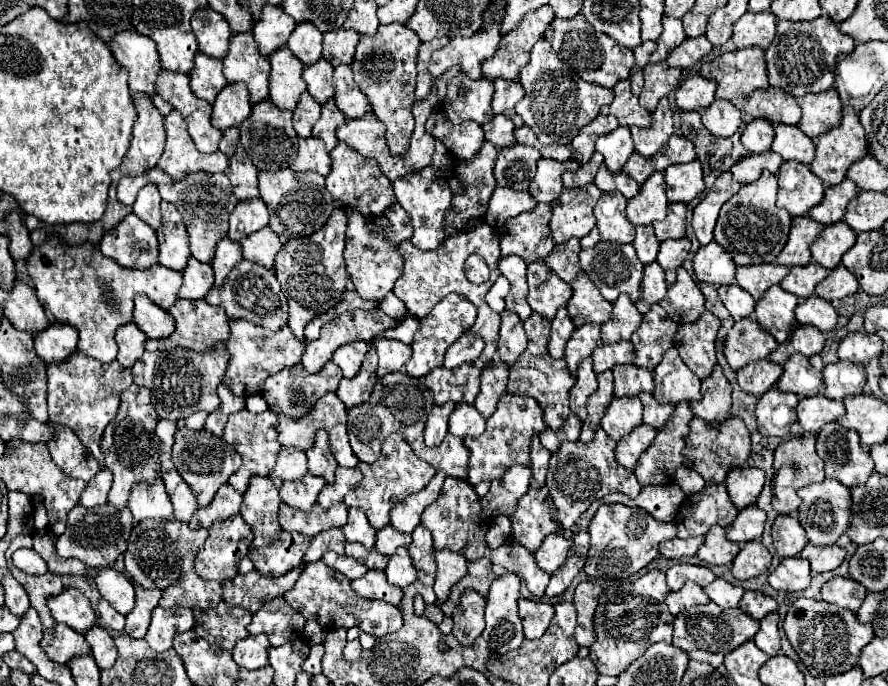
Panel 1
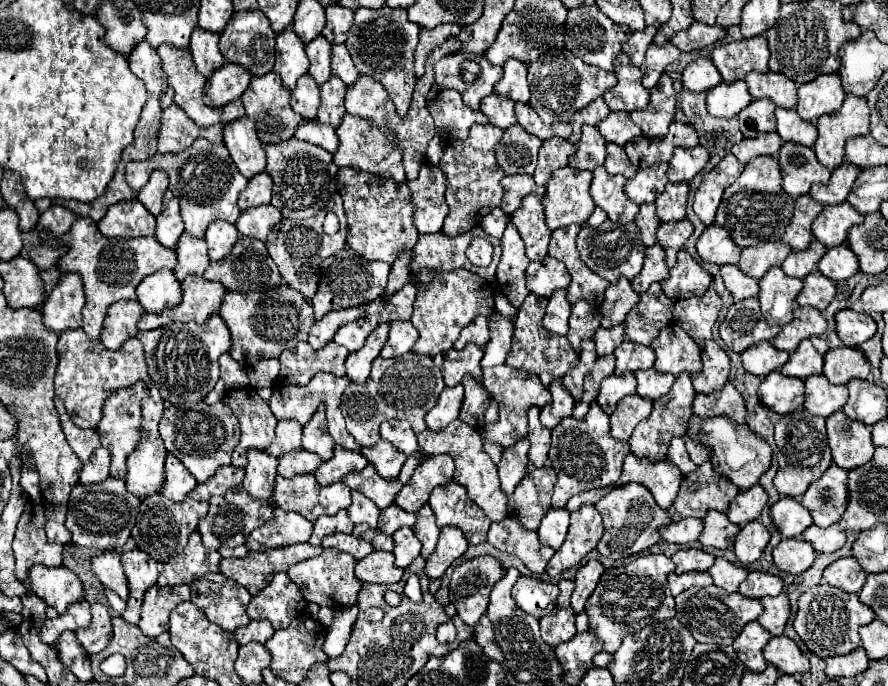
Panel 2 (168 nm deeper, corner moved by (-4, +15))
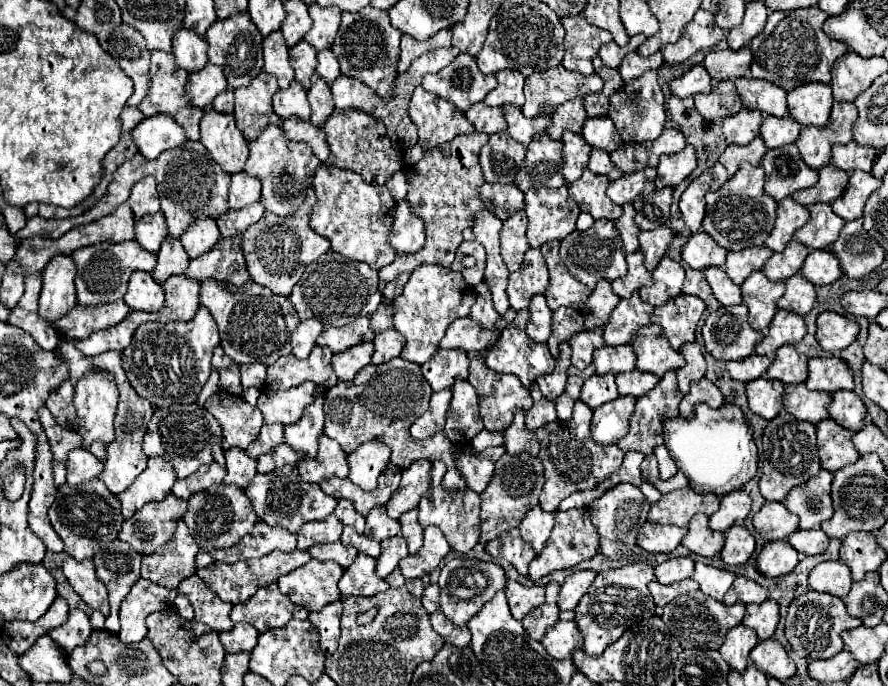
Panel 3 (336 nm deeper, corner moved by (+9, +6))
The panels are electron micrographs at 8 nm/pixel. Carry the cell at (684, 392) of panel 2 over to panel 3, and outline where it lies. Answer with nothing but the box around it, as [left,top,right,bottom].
[617,373,683,455]

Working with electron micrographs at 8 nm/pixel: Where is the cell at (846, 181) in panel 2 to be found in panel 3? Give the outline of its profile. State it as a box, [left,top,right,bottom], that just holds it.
[793,165,849,207]

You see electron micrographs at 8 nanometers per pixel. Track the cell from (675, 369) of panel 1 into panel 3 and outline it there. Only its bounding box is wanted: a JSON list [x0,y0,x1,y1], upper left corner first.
[631,323,685,377]

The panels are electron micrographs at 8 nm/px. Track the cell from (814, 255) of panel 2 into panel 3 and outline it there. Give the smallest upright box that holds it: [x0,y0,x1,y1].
[763,241,809,281]

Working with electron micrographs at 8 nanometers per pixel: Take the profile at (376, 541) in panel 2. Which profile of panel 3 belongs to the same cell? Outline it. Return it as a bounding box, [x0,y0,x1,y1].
[349,533,381,557]

